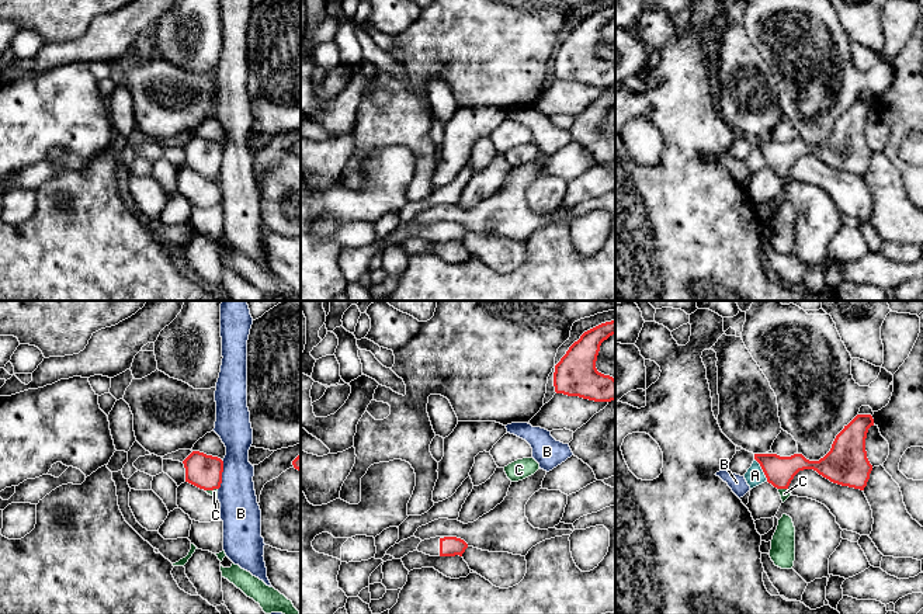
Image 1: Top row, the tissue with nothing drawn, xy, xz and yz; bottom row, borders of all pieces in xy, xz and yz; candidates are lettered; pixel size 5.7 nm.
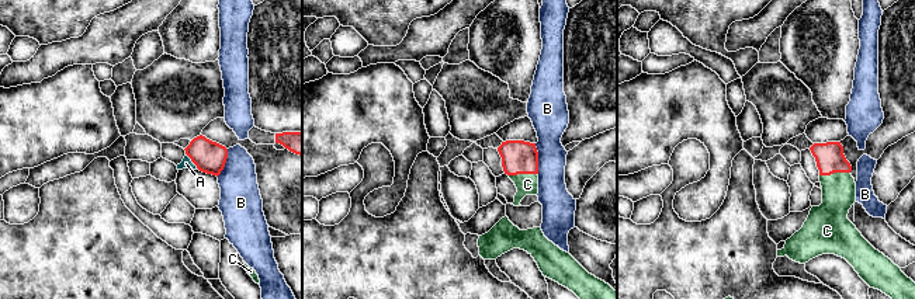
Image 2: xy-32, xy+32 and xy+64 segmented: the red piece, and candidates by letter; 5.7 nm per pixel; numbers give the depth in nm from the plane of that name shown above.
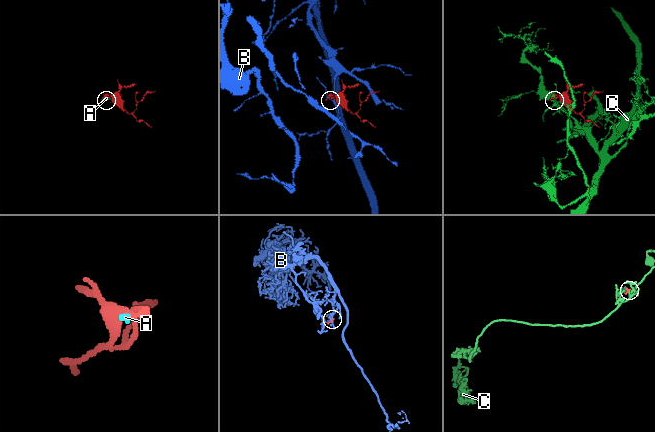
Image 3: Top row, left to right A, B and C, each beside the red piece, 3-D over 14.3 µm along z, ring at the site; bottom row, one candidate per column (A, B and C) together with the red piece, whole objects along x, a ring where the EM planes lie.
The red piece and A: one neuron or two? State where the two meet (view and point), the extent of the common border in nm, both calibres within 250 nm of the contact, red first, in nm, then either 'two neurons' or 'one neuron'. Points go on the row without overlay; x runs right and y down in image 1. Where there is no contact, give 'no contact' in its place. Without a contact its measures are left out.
yz (762, 153) | 150 nm | 170/110 nm | two neurons

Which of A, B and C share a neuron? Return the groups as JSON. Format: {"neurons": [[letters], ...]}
{"neurons": [["A"], ["B"], ["C"]]}

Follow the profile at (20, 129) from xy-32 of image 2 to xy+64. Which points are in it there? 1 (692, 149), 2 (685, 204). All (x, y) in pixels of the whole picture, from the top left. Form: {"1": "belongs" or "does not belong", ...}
{"1": "does not belong", "2": "belongs"}

